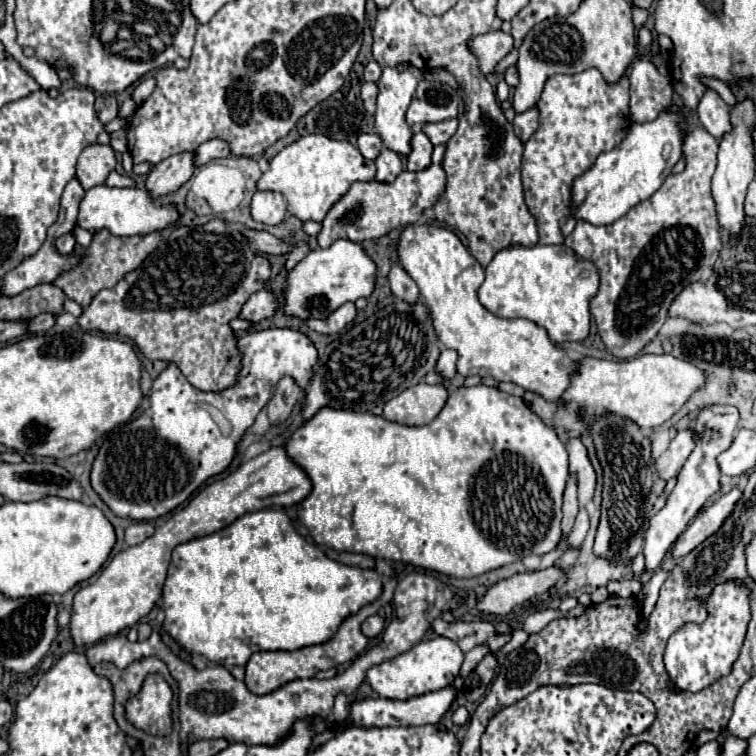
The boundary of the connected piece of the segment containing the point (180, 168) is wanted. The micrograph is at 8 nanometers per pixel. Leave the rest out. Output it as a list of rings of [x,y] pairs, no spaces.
[[[181,153],[181,155],[167,157],[163,163],[155,165],[151,169],[151,173],[147,175],[145,191],[153,199],[165,197],[165,195],[177,191],[181,185],[185,185],[189,181],[189,177],[193,175],[193,171],[195,171],[193,153]]]

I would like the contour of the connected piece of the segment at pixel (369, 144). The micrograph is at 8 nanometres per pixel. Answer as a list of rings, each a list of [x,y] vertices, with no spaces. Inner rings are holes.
[[[359,135],[359,139],[357,139],[357,147],[359,147],[359,151],[361,151],[361,155],[365,157],[365,159],[371,159],[371,161],[375,161],[377,159],[377,155],[381,153],[381,139],[379,139],[379,135]]]

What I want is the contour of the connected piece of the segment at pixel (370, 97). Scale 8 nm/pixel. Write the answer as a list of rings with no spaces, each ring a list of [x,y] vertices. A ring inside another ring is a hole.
[[[367,81],[367,83],[361,85],[361,99],[363,99],[365,109],[367,109],[369,113],[375,111],[375,99],[377,99],[377,95],[379,95],[379,87],[377,87],[377,83]]]

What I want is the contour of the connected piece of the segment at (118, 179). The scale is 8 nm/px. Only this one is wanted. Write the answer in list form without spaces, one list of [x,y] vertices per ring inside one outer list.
[[[113,171],[109,177],[107,177],[107,185],[109,187],[133,187],[135,181],[127,175],[119,175],[117,171]]]

